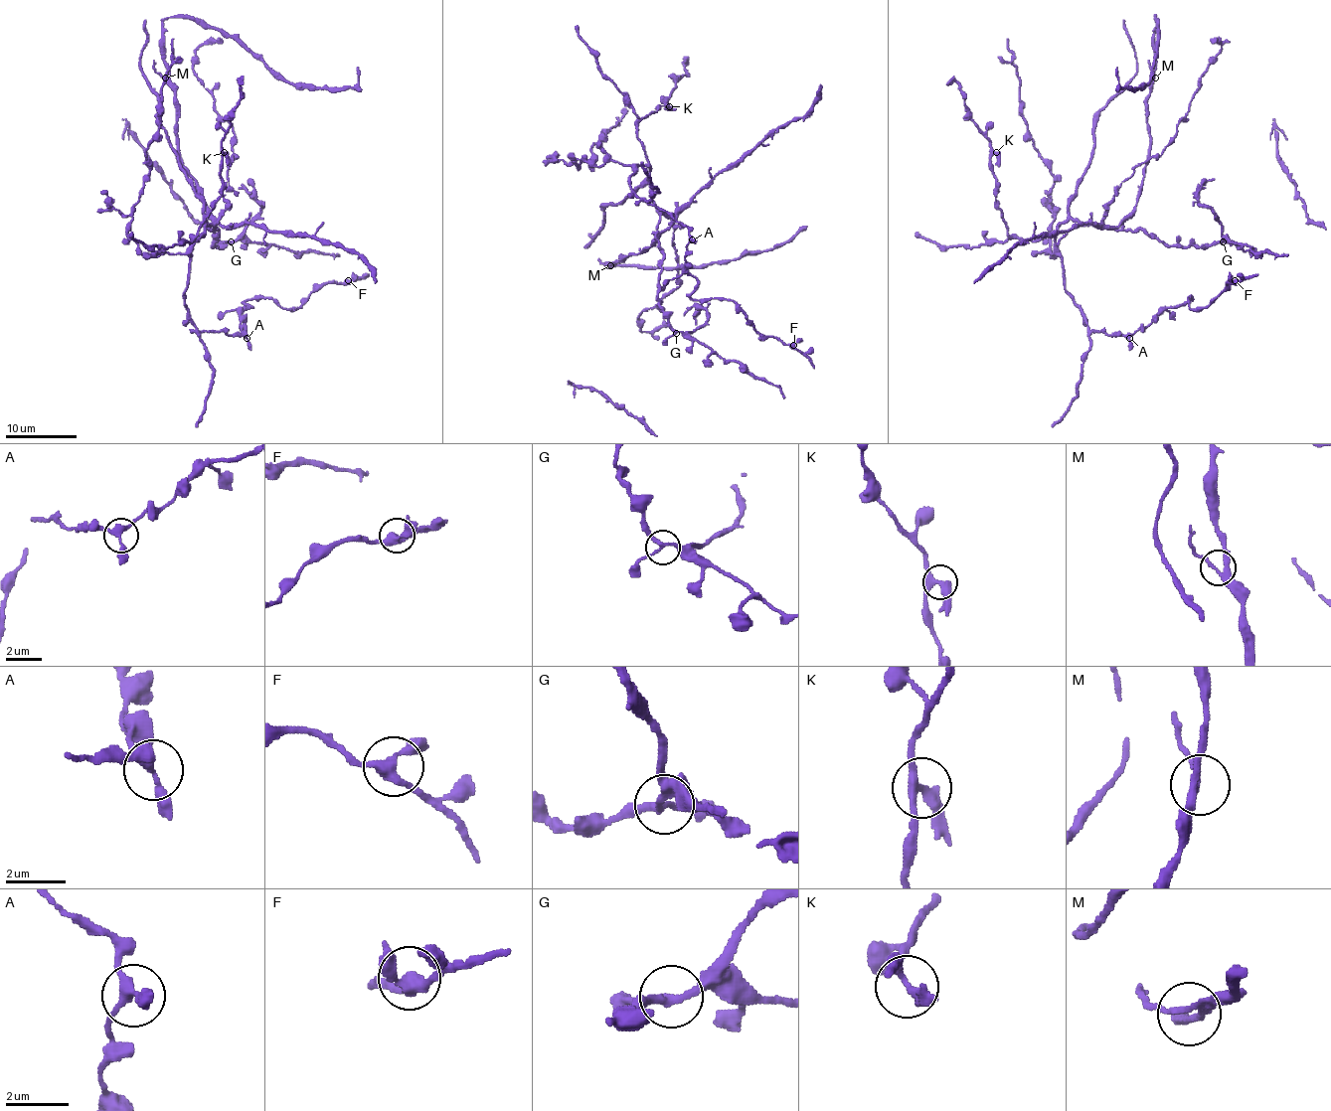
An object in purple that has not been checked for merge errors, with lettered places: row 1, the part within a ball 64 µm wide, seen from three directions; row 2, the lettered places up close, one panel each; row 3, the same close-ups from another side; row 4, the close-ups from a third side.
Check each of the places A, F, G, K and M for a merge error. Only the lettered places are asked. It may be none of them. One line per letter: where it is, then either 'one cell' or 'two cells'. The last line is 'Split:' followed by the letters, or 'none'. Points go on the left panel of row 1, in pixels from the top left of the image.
A: place (247, 338); one cell
F: place (348, 280); one cell
G: place (231, 241); one cell
K: place (224, 152); one cell
M: place (165, 78); one cell
Split: none

